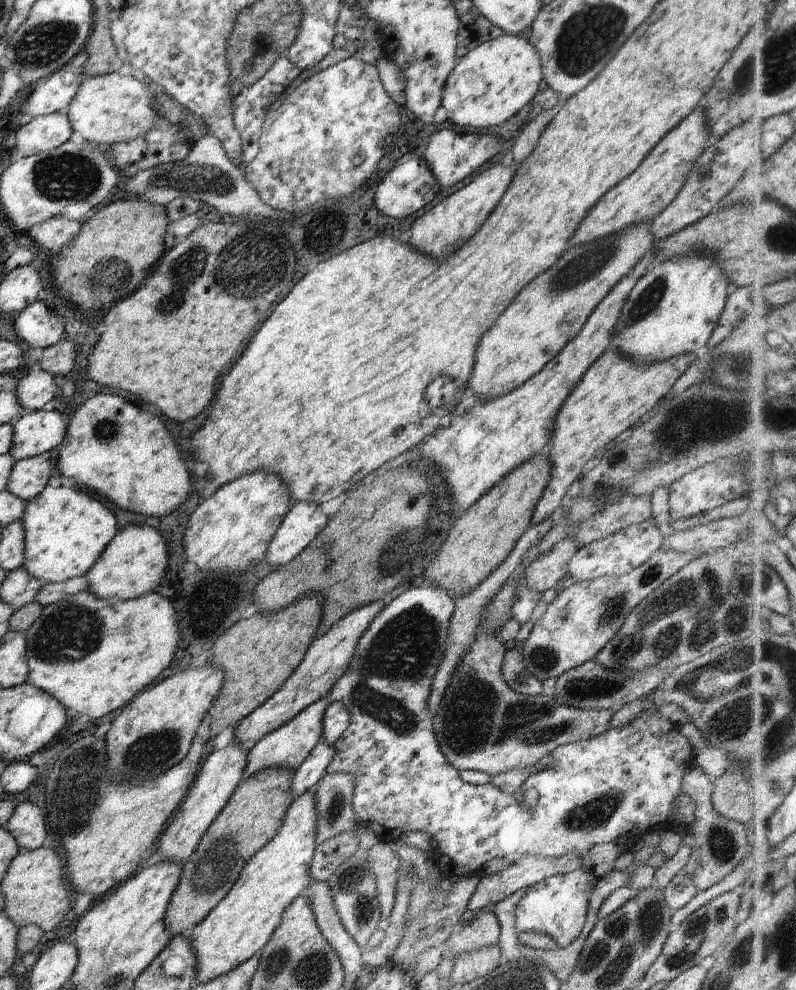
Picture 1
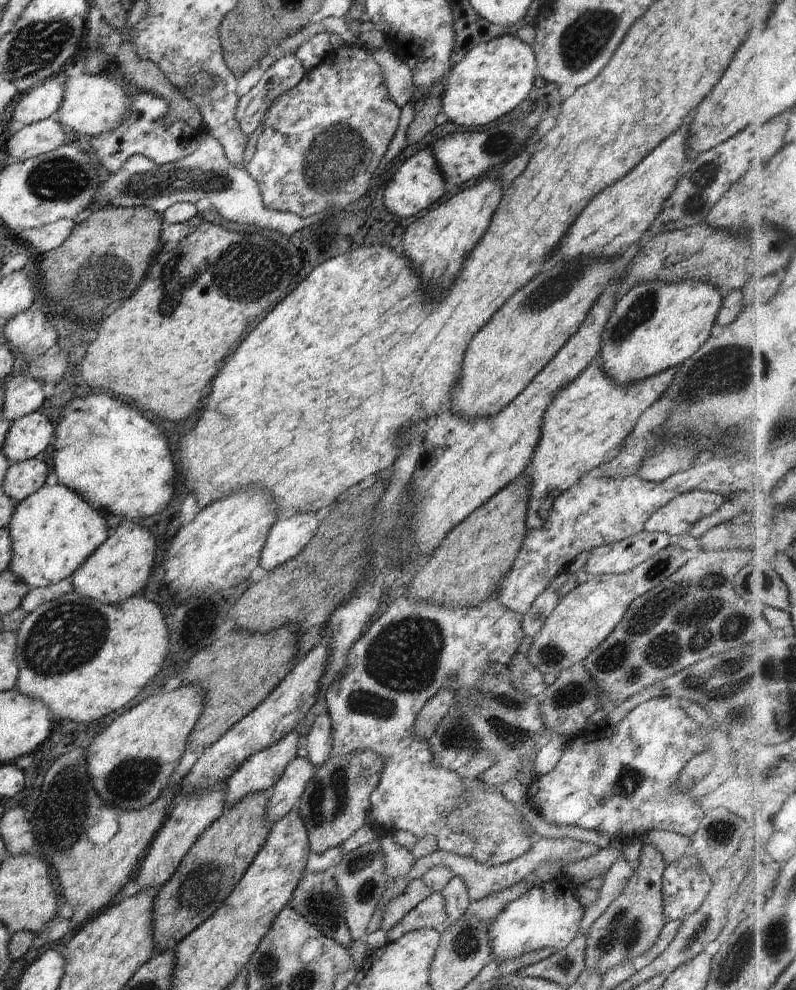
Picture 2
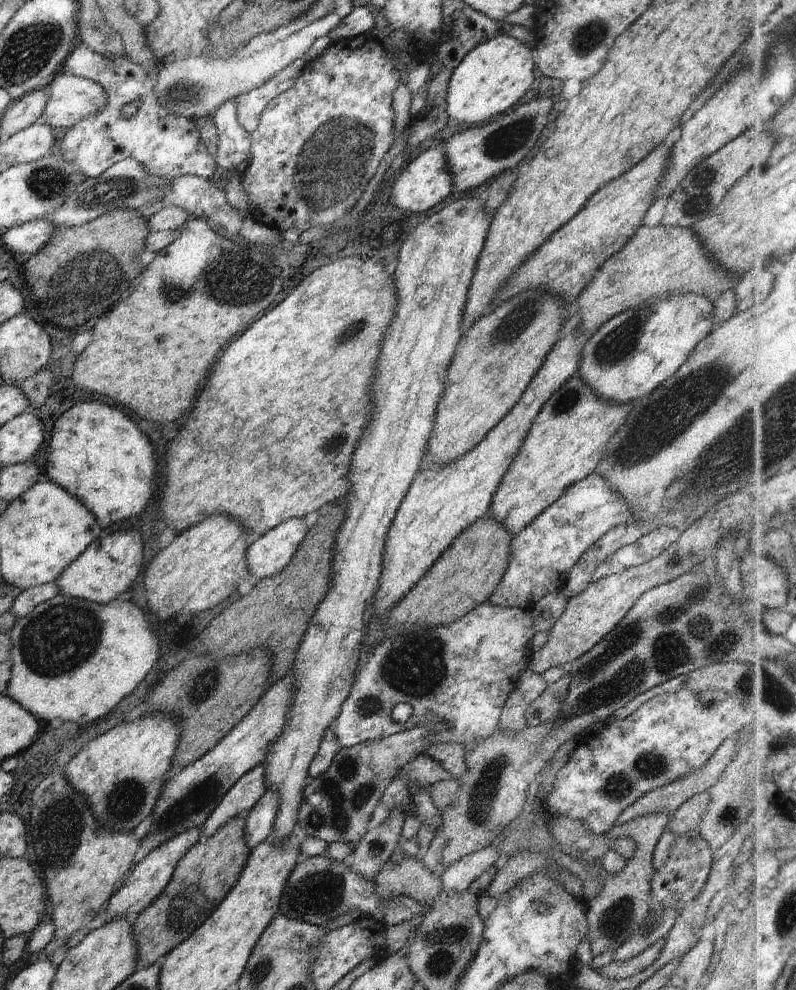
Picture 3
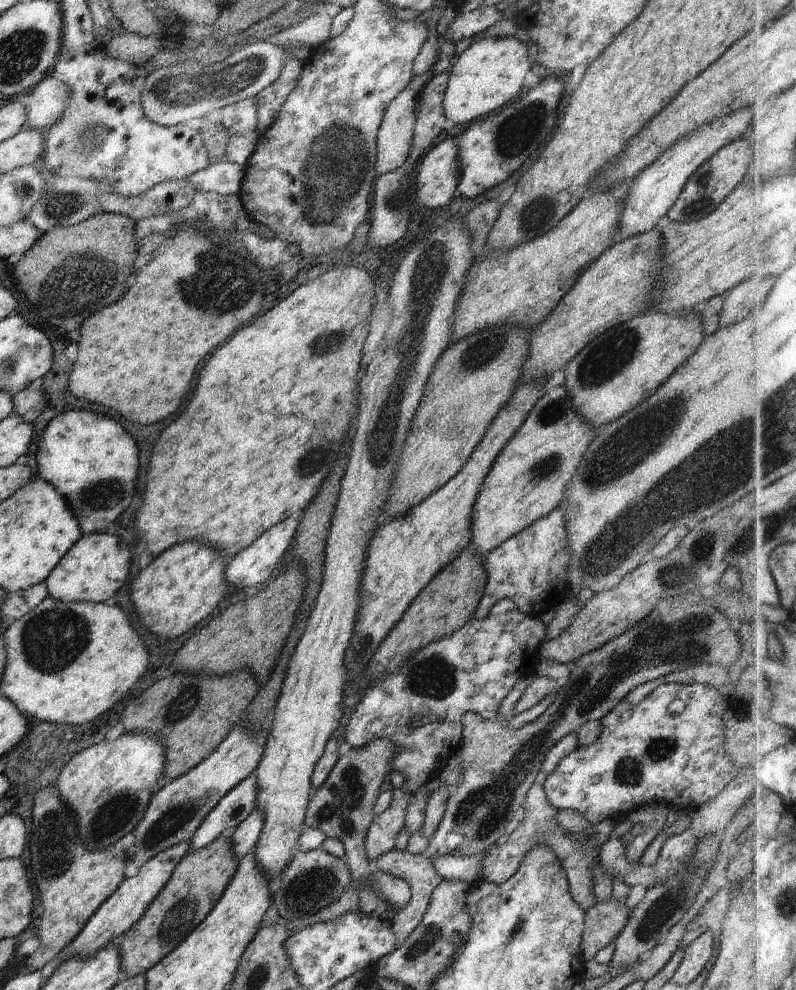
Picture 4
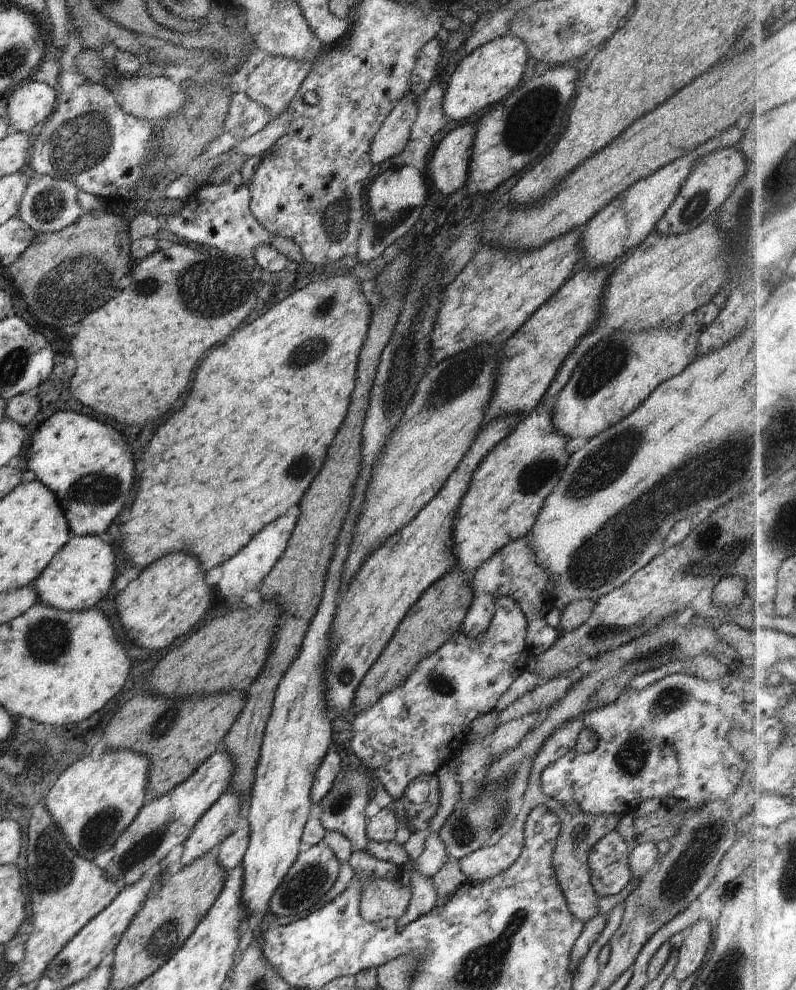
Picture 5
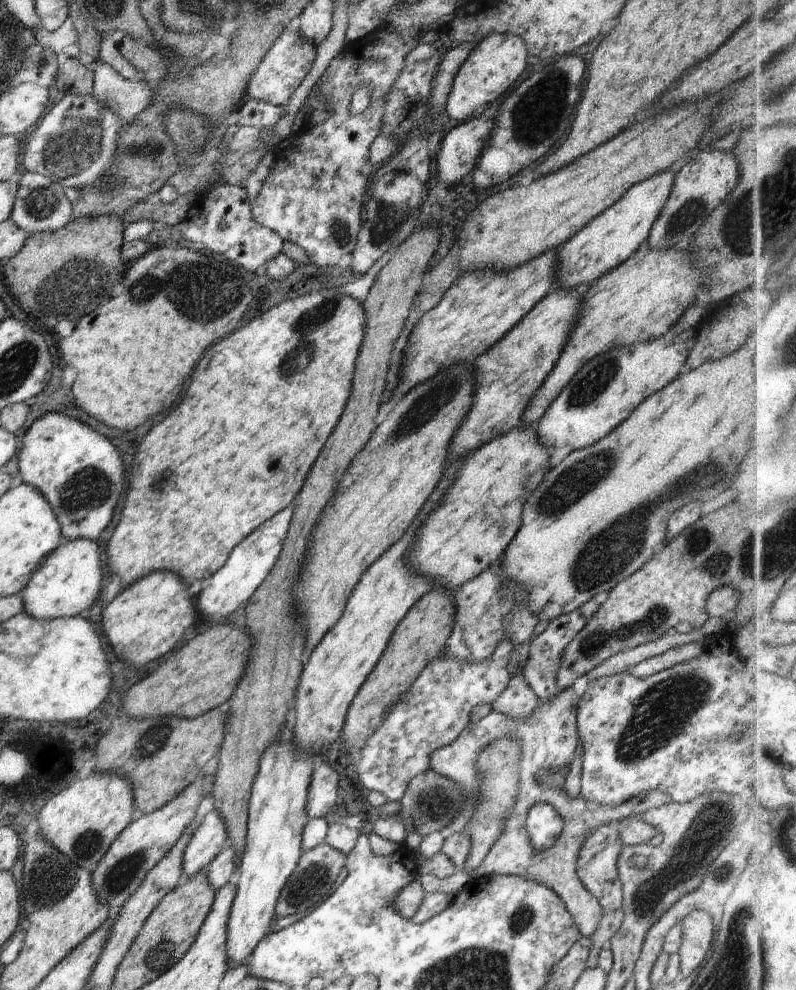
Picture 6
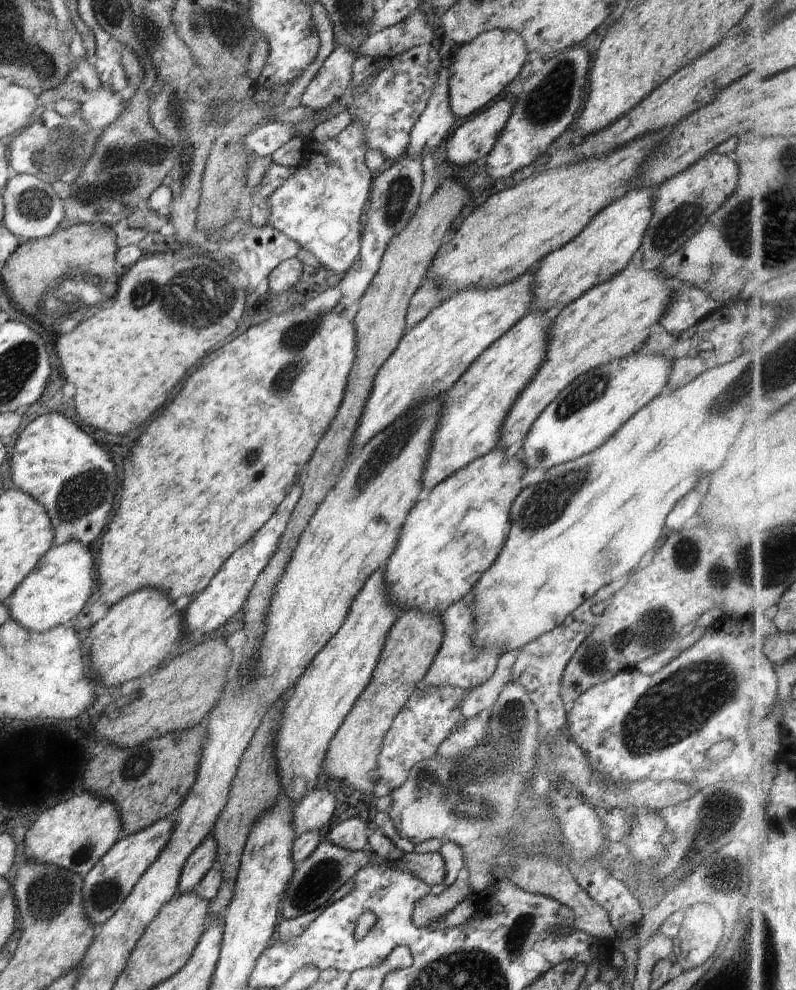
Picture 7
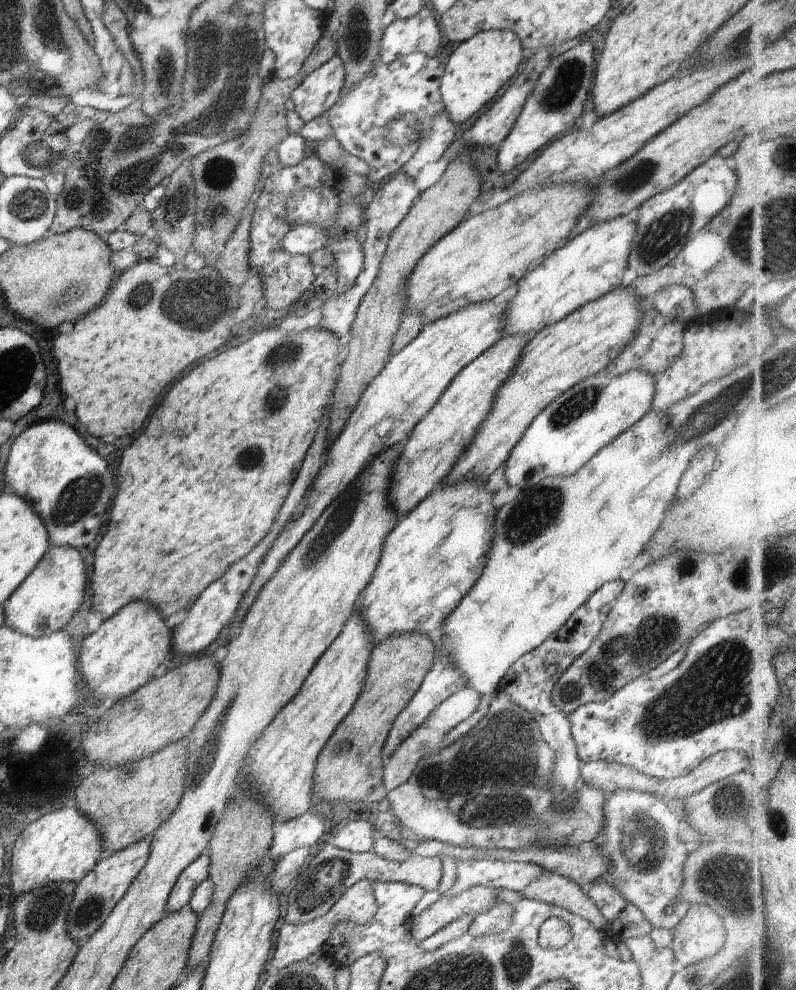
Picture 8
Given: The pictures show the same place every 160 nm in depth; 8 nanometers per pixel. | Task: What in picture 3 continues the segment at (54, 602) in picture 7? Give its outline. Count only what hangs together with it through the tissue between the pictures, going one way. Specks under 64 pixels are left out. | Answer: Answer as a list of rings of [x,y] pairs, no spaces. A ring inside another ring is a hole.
[[[119,530],[105,537],[98,536],[82,554],[79,554],[53,580],[60,595],[68,595],[98,604],[108,604],[111,600],[132,587],[142,566],[142,540],[136,530]]]

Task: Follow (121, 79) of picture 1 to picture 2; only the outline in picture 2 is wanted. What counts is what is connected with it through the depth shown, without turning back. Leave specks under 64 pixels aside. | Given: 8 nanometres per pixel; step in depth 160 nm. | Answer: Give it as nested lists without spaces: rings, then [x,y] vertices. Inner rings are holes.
[[[85,72],[76,77],[67,77],[65,93],[60,108],[52,118],[56,118],[67,130],[75,130],[88,136],[101,135],[114,130],[126,115],[129,115],[132,104],[125,89],[114,80],[100,75],[87,75]]]

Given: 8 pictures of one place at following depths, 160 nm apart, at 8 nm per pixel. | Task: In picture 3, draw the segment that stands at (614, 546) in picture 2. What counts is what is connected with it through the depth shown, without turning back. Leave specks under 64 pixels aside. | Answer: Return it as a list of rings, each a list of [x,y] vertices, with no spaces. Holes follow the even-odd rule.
[[[660,525],[642,535],[636,542],[619,548],[608,558],[609,565],[613,571],[619,571],[644,564],[674,544],[681,533],[670,525]]]

